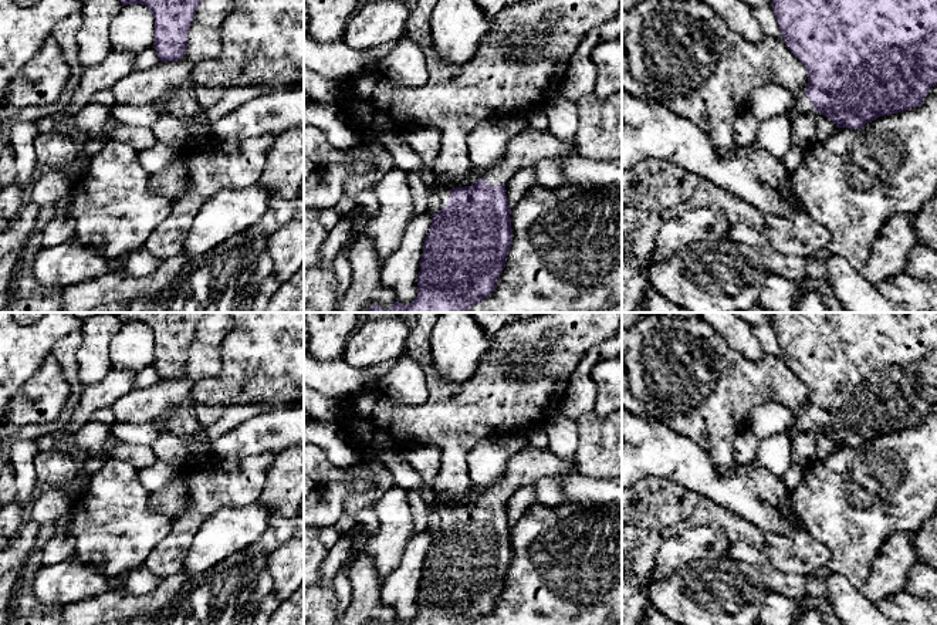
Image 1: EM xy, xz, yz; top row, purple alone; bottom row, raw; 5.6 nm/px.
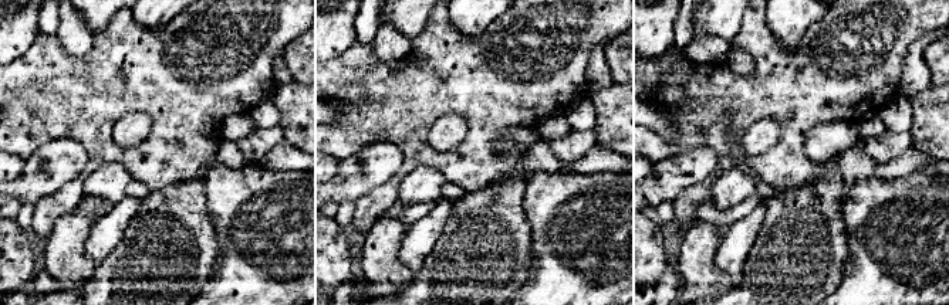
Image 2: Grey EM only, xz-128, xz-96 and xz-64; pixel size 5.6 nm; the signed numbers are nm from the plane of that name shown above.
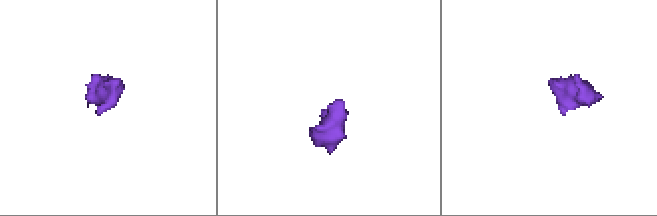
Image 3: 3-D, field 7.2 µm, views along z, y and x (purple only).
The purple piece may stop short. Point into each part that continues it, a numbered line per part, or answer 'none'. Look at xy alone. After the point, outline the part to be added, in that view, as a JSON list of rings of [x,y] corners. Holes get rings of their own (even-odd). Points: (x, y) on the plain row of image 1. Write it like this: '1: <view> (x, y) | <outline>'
none

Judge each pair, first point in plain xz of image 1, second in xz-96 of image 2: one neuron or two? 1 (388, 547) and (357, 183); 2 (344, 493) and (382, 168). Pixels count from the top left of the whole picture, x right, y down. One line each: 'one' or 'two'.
1: two
2: one

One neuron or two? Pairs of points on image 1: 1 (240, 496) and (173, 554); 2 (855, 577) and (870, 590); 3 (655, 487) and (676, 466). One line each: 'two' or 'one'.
1: one
2: two
3: two

